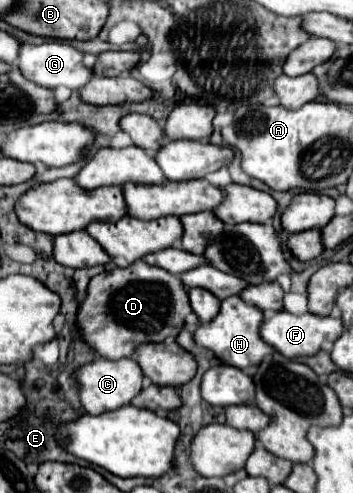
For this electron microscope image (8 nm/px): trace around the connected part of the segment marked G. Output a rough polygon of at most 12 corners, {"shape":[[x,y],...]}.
{"shape":[[70,43],[22,45],[22,75],[80,91],[92,69]]}

